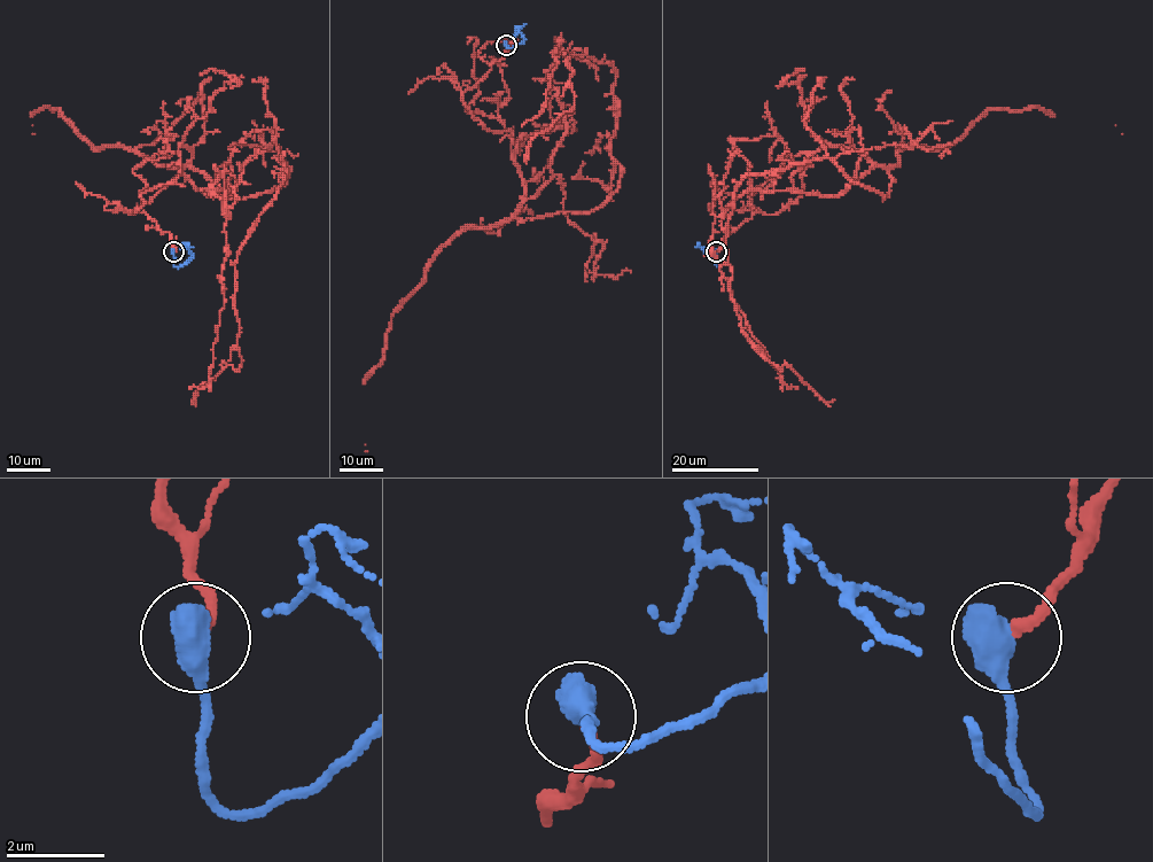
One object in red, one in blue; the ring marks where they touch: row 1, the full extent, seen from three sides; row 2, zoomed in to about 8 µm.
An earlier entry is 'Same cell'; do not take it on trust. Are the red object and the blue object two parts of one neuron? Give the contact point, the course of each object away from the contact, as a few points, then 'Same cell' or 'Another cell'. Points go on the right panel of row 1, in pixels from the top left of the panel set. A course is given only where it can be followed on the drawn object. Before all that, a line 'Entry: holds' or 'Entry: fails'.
Entry: holds
Place: (716, 251). Course of red: (717, 251), (822, 147), (887, 169), (882, 199), (827, 157), (746, 175), (725, 227), (742, 333), (834, 398). Course of blue: (716, 251), (719, 268), (698, 242), (694, 248). Same cell

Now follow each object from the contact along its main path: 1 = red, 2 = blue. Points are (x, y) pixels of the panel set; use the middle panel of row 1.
1: (506, 46), (461, 96), (512, 133), (521, 220), (617, 188), (616, 70), (569, 56), (574, 106), (526, 163)
2: (506, 45), (512, 48), (524, 39), (516, 28), (526, 23)

